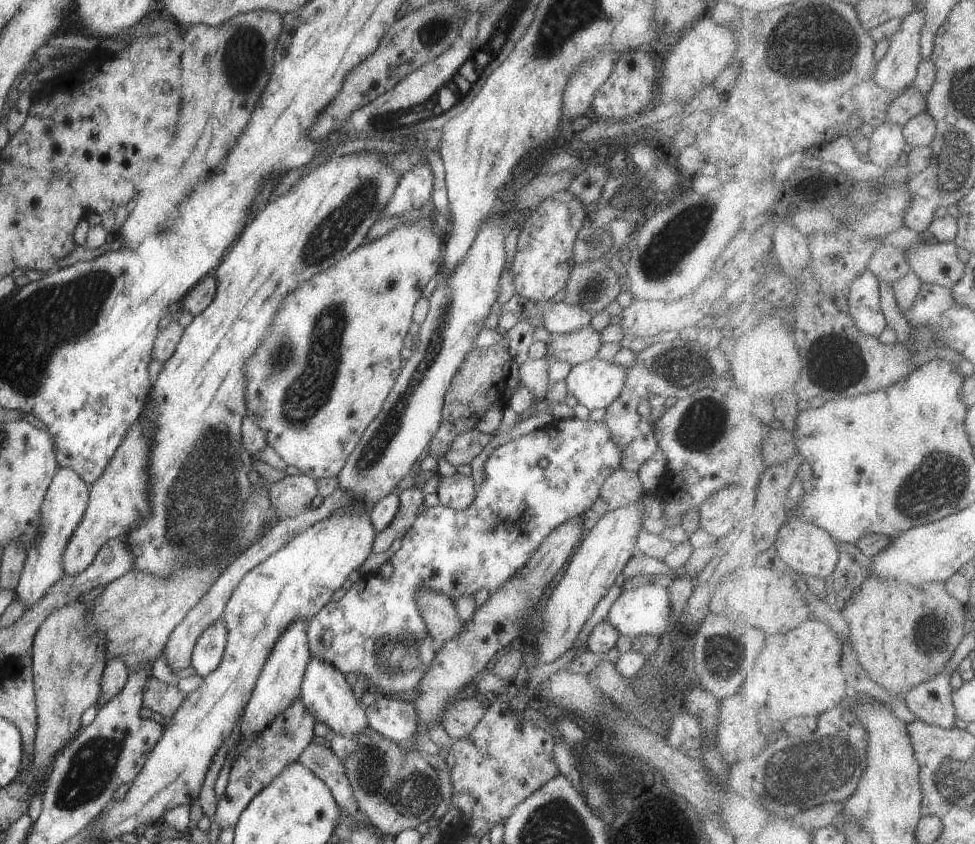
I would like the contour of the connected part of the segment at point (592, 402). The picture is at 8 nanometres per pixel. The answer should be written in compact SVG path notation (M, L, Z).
M597 357L572 365L565 379L568 393L591 412L608 409L626 386L626 369Z

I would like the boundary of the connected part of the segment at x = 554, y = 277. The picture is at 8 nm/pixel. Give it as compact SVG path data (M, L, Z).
M558 190L546 196L538 204L538 208L532 210L518 236L510 271L516 294L538 303L550 301L553 296L566 288L575 265L573 247L586 216L580 198L572 196L568 190Z

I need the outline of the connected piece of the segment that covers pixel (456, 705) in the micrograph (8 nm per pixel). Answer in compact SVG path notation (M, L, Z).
M480 697L456 700L448 708L441 720L441 725L452 740L466 738L480 722L486 707L486 701Z

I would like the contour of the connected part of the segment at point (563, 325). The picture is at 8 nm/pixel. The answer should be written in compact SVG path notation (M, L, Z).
M566 302L548 303L542 312L542 326L551 334L568 334L590 325L593 316L595 315L592 312L586 312L578 306L568 306Z

